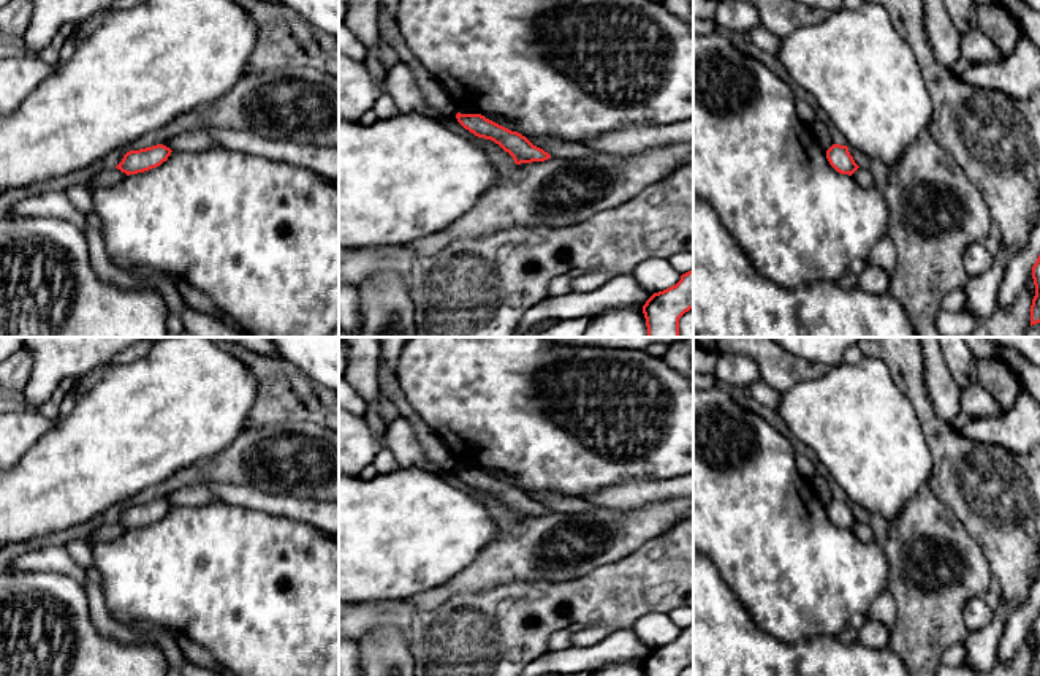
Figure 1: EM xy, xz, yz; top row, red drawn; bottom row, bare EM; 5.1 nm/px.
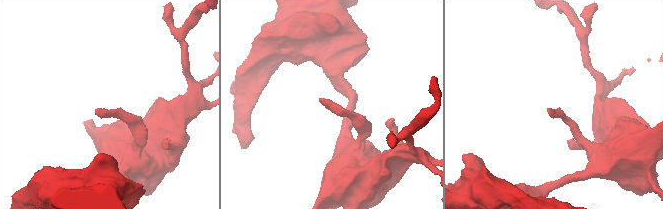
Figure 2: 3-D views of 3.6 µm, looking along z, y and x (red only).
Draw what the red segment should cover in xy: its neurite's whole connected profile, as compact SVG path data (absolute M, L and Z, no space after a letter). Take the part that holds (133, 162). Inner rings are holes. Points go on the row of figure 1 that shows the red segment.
M163 144L130 150L123 155L122 161L116 168L127 176L144 173L166 161L171 152L173 150Z

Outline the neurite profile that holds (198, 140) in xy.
M199 127L174 136L163 146L174 152L203 152L220 144L206 131L206 128Z

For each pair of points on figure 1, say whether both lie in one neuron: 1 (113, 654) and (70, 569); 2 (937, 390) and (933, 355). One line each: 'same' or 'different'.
1: different
2: same

